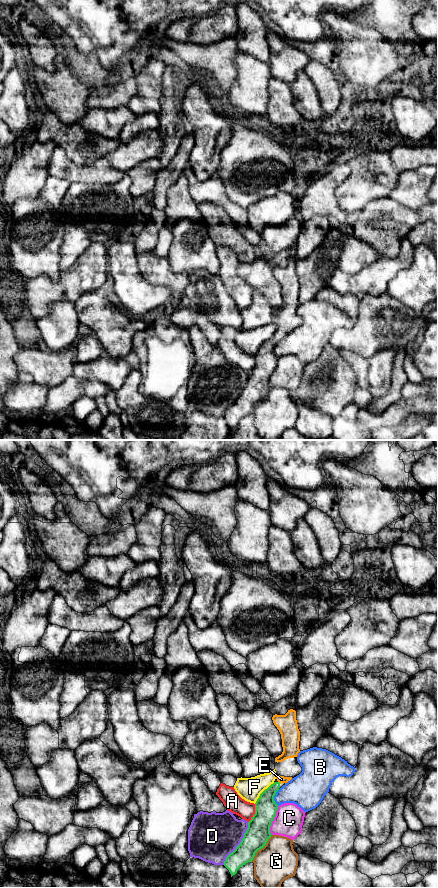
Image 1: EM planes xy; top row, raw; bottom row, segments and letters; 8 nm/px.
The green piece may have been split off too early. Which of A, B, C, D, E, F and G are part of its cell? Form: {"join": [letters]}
{"join": ["E"]}

